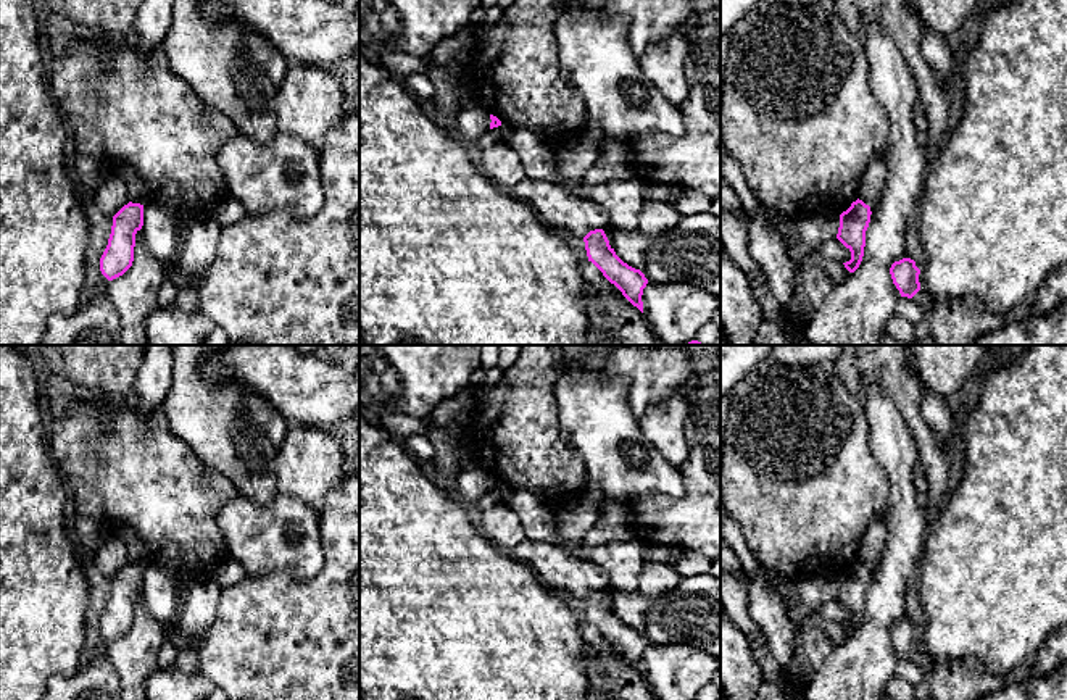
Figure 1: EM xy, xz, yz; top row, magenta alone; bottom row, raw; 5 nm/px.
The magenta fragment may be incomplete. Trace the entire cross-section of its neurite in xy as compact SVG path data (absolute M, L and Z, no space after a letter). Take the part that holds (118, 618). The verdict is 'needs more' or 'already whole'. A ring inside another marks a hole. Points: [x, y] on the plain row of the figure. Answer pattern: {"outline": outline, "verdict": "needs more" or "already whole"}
{"outline": "M129 563L114 577L108 606L100 619L100 632L113 642L134 623L135 595L143 587L143 566Z", "verdict": "already whole"}

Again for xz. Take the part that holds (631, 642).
{"outline": "M603 590L590 592L583 598L583 603L588 623L592 623L603 637L643 674L641 656L648 645L645 635L640 631L629 627L616 616Z", "verdict": "already whole"}

